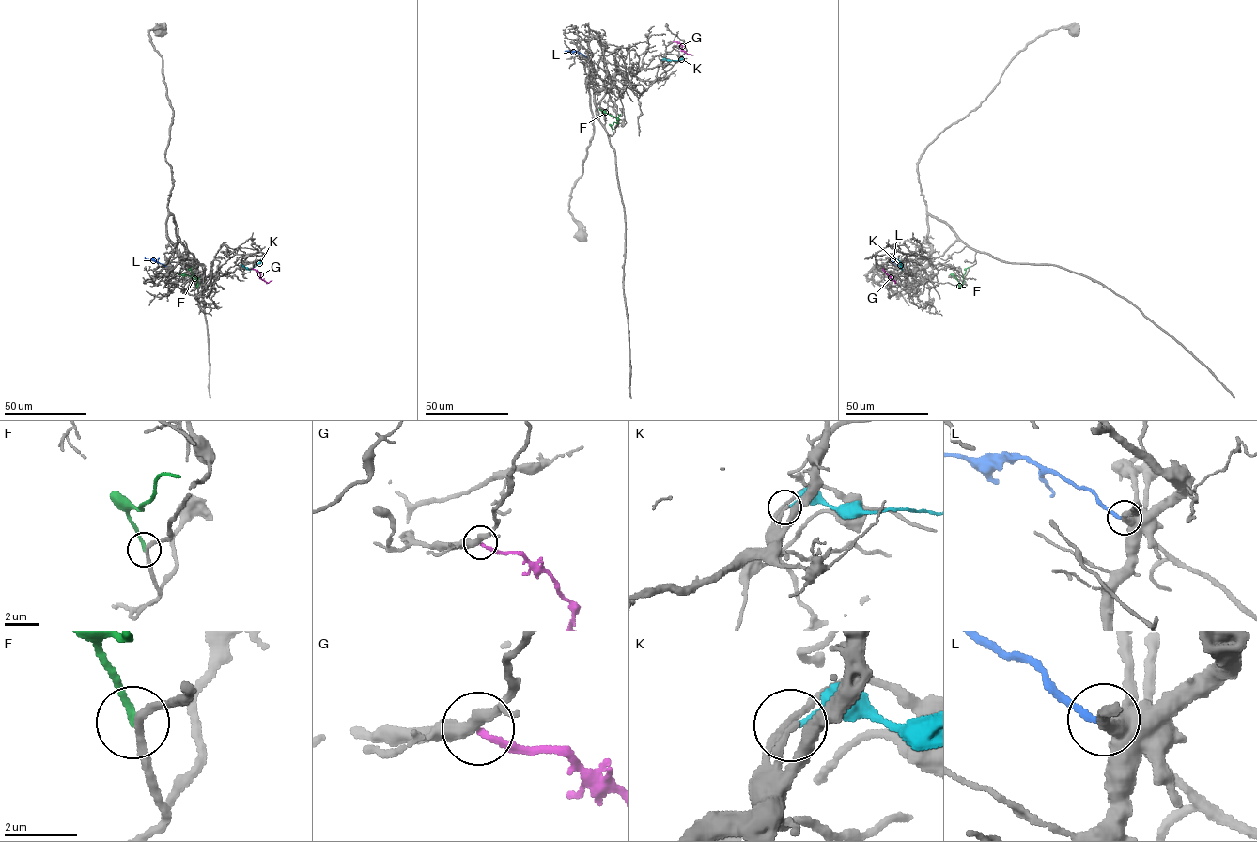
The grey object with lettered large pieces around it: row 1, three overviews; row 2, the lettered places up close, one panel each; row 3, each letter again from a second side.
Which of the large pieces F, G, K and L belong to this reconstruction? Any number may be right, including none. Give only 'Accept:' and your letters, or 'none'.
Accept: L

